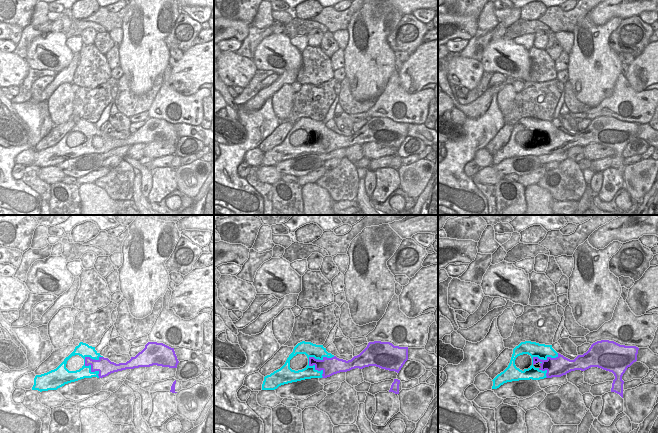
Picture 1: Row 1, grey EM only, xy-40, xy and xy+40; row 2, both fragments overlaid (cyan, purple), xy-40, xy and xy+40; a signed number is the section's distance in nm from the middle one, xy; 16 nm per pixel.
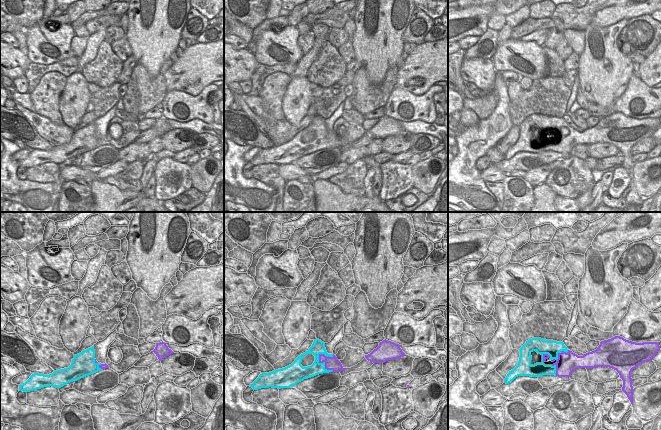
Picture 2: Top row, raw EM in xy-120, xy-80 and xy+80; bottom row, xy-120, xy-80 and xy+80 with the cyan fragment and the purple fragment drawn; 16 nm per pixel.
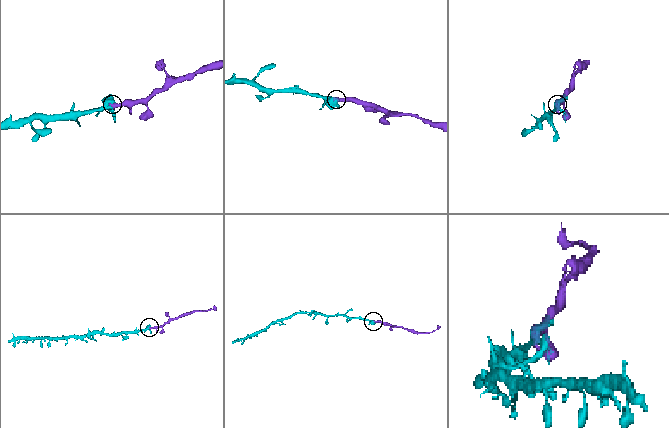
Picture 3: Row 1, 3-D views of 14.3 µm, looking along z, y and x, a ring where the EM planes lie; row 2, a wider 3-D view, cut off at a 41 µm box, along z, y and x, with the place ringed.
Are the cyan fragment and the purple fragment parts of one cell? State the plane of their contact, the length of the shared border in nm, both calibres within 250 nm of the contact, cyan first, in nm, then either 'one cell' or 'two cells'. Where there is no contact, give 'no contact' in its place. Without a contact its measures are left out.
meets cyan in xy; contact 460 nm long; 220 nm thick on the cyan side, 280 nm on the other; one cell

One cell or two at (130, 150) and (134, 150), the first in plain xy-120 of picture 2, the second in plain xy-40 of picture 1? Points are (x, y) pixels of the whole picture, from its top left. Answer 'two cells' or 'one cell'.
two cells

